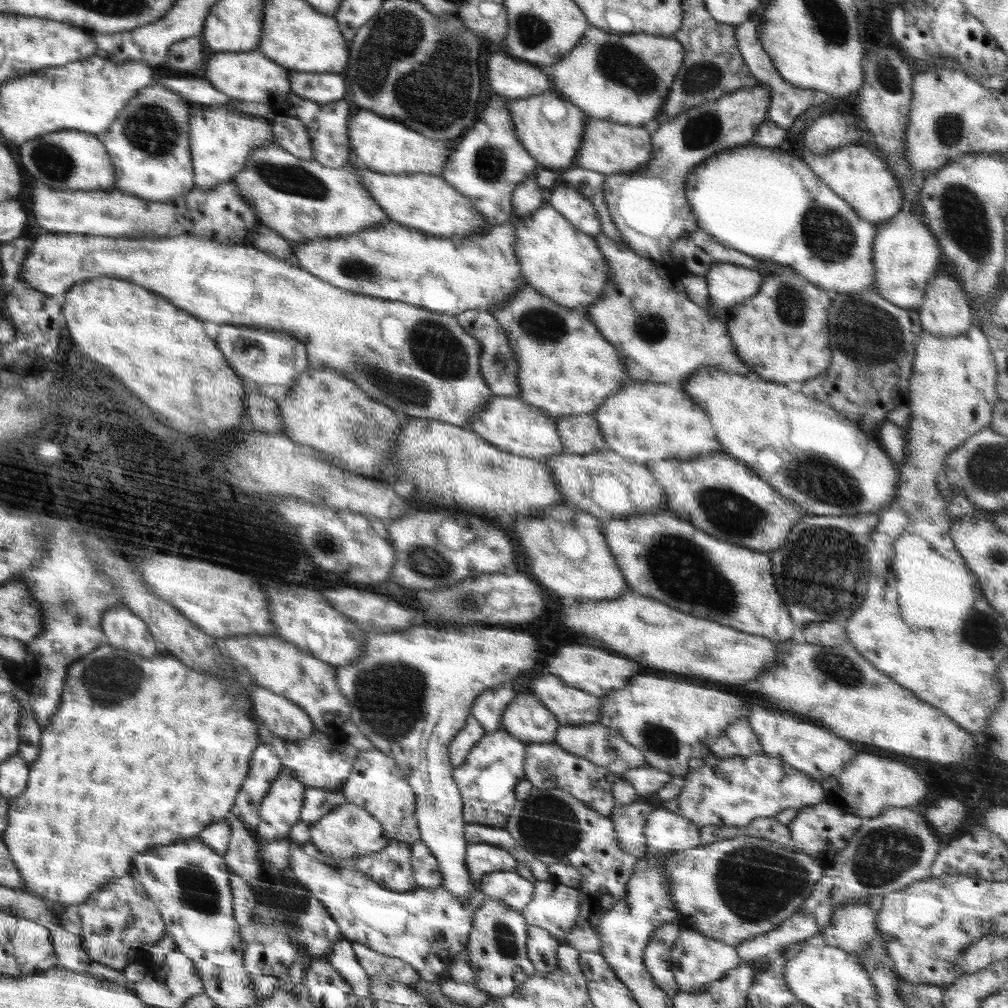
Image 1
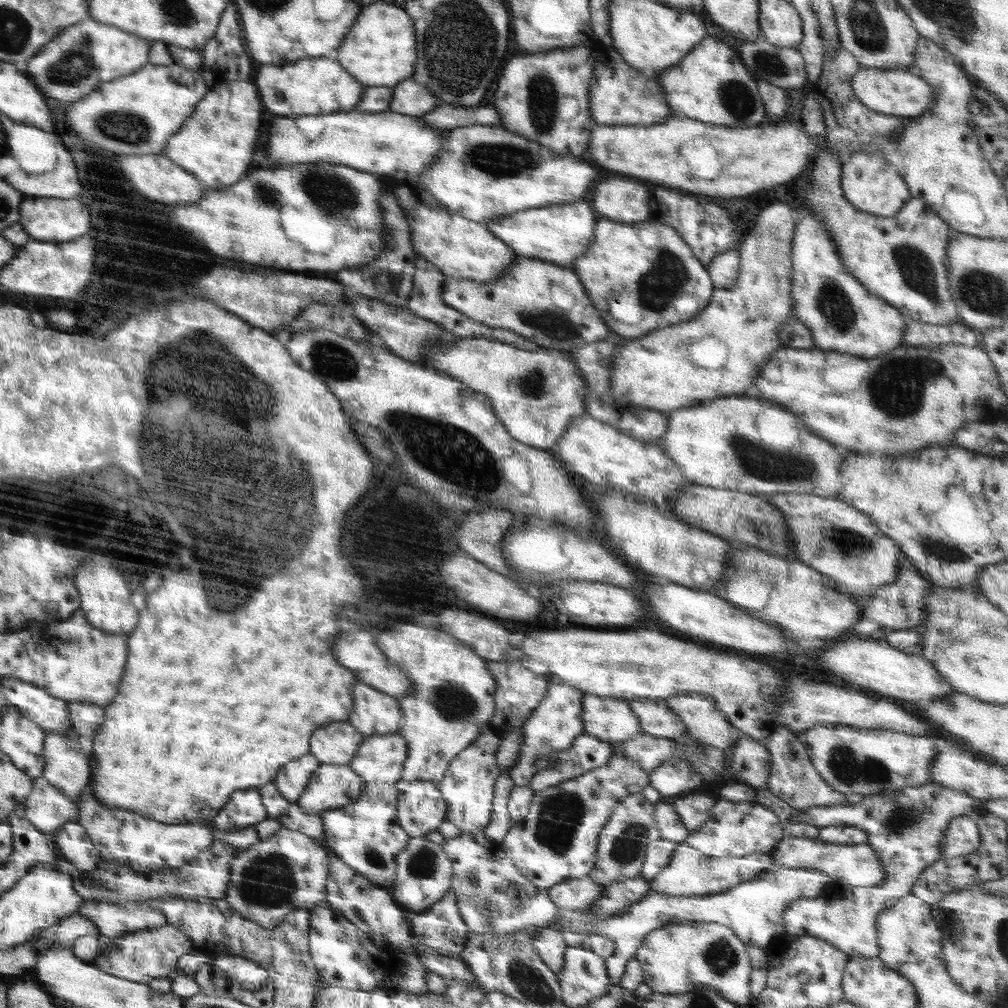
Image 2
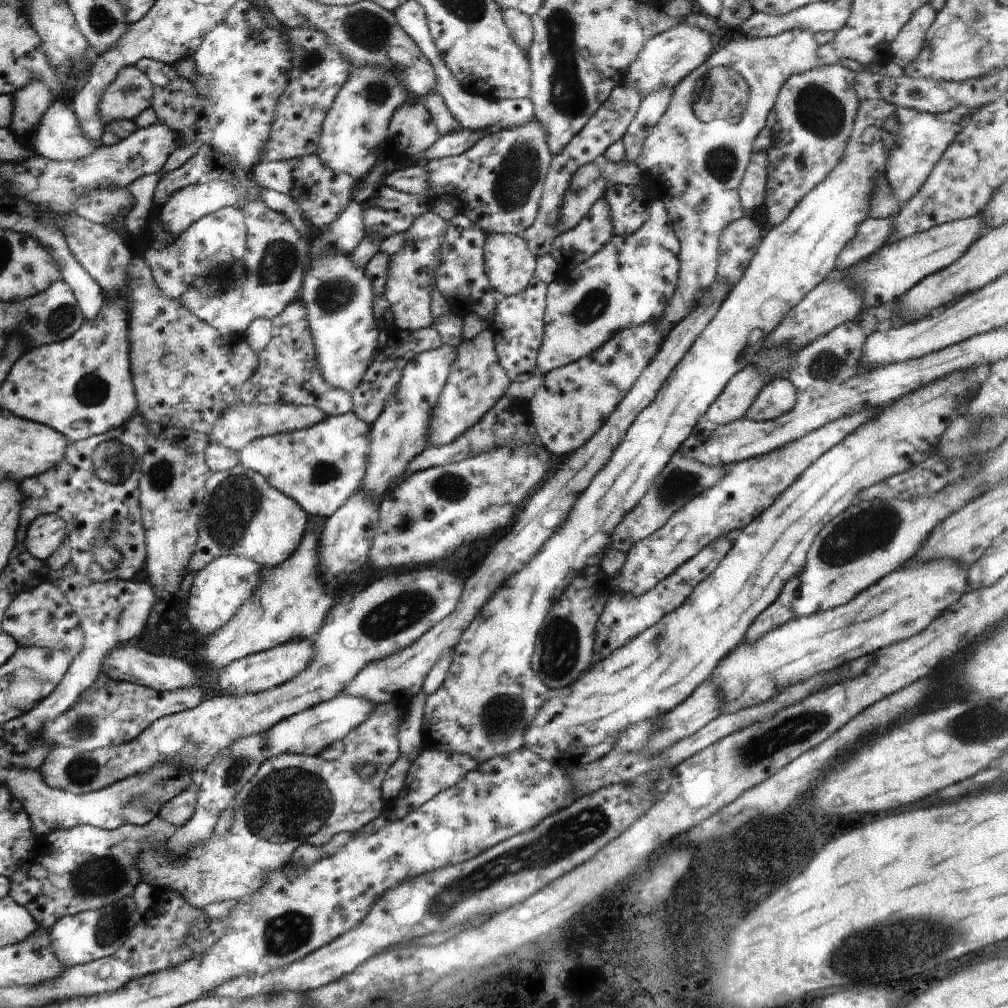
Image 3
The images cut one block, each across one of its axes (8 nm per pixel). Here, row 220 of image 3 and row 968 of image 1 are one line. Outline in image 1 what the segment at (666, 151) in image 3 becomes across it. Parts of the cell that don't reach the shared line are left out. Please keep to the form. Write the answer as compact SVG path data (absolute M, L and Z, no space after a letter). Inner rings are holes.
M680 927L679 937L670 947L669 963L680 991L700 993L704 987L720 980L728 971L741 963L736 949L725 942L704 936L702 932Z

